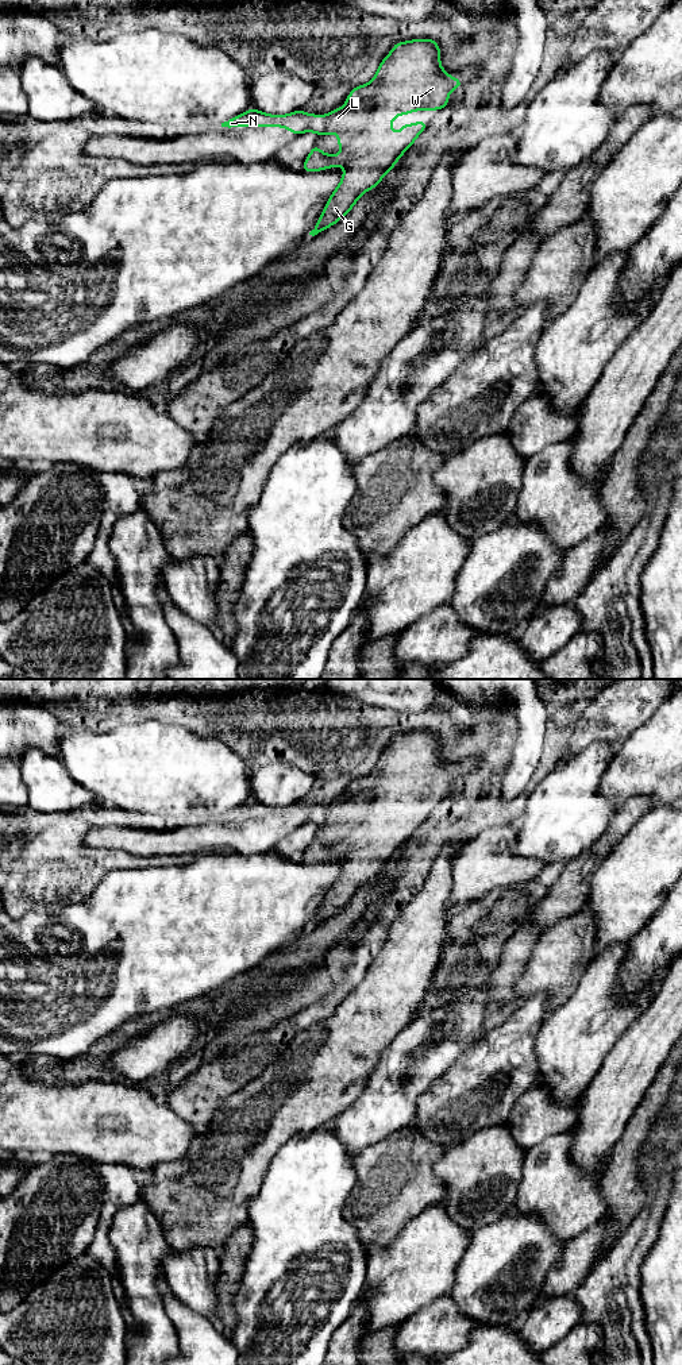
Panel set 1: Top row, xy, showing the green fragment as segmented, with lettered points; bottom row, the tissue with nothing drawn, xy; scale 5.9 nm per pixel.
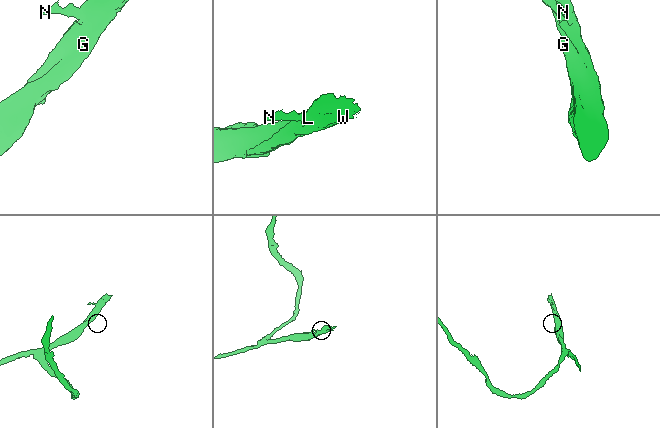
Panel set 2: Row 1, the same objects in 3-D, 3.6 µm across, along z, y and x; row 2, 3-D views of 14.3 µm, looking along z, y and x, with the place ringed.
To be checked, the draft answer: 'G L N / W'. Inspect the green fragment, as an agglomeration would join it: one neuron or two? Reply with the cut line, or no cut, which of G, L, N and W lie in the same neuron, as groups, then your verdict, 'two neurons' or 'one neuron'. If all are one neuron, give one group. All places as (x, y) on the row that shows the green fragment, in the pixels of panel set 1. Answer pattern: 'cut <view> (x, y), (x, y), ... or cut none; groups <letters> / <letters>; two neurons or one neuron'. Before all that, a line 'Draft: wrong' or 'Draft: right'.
Draft: wrong
cut none; groups G L N W; one neuron

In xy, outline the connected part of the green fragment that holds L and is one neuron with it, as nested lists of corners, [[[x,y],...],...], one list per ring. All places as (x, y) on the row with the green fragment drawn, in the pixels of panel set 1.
[[[431,38],[397,42],[392,51],[379,63],[374,78],[365,85],[354,88],[346,104],[332,109],[325,116],[305,113],[304,109],[288,115],[263,113],[255,108],[235,116],[221,127],[281,127],[290,130],[296,136],[303,132],[315,132],[319,136],[338,134],[336,143],[342,153],[331,155],[323,153],[316,143],[300,167],[304,171],[327,170],[332,166],[344,169],[338,188],[330,196],[321,216],[309,235],[315,236],[328,227],[336,224],[346,216],[359,197],[375,188],[381,180],[394,167],[396,162],[413,144],[417,136],[427,128],[427,120],[413,124],[404,124],[400,132],[394,134],[392,122],[398,115],[409,115],[413,111],[439,111],[448,105],[450,93],[461,88],[462,80],[452,78],[440,65],[440,47]]]

